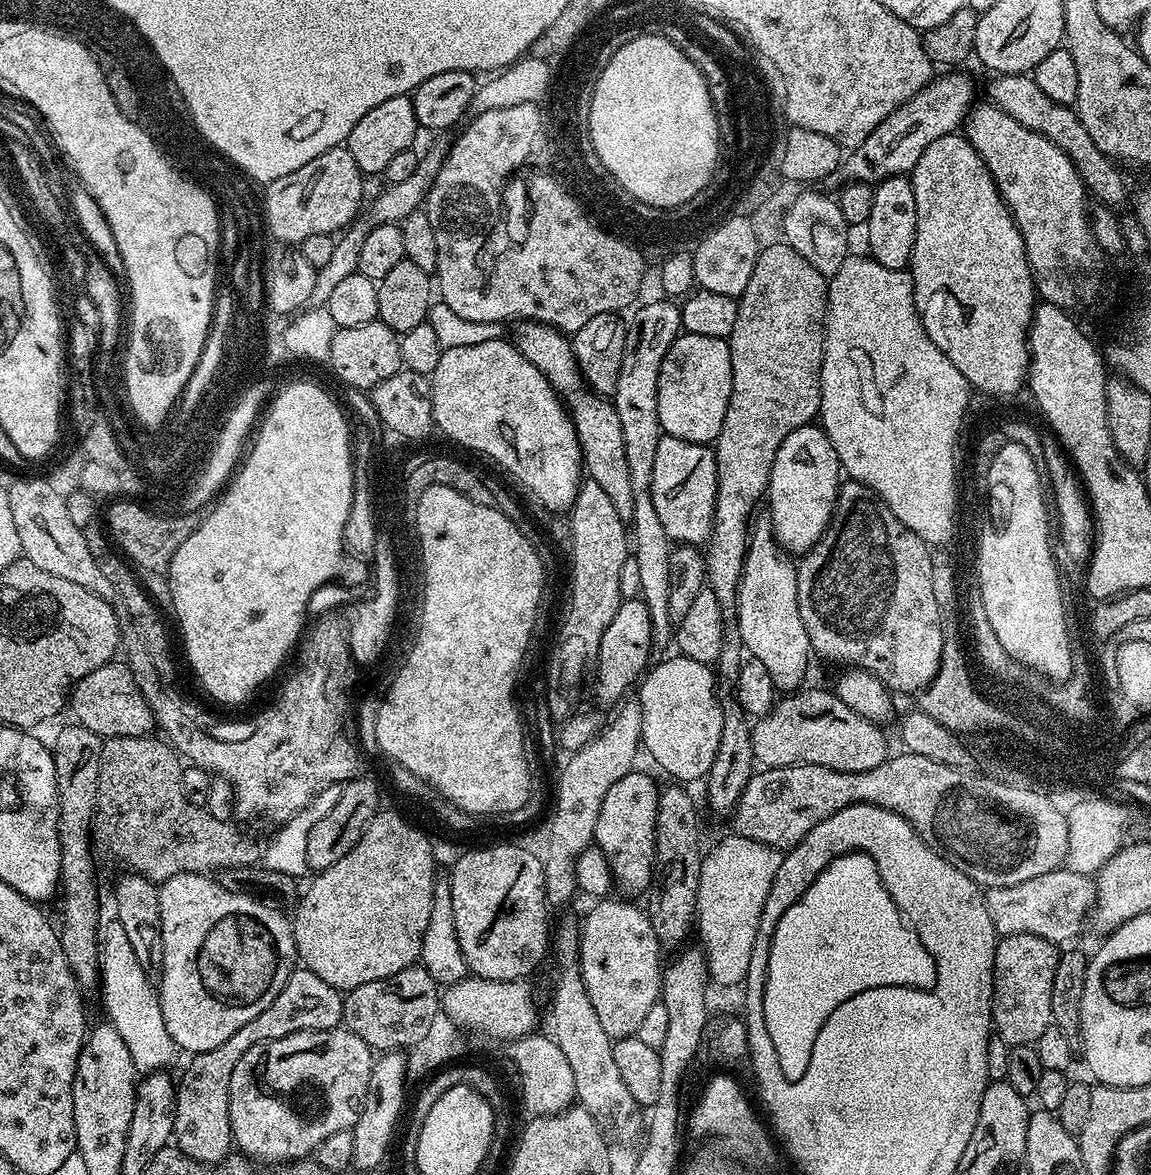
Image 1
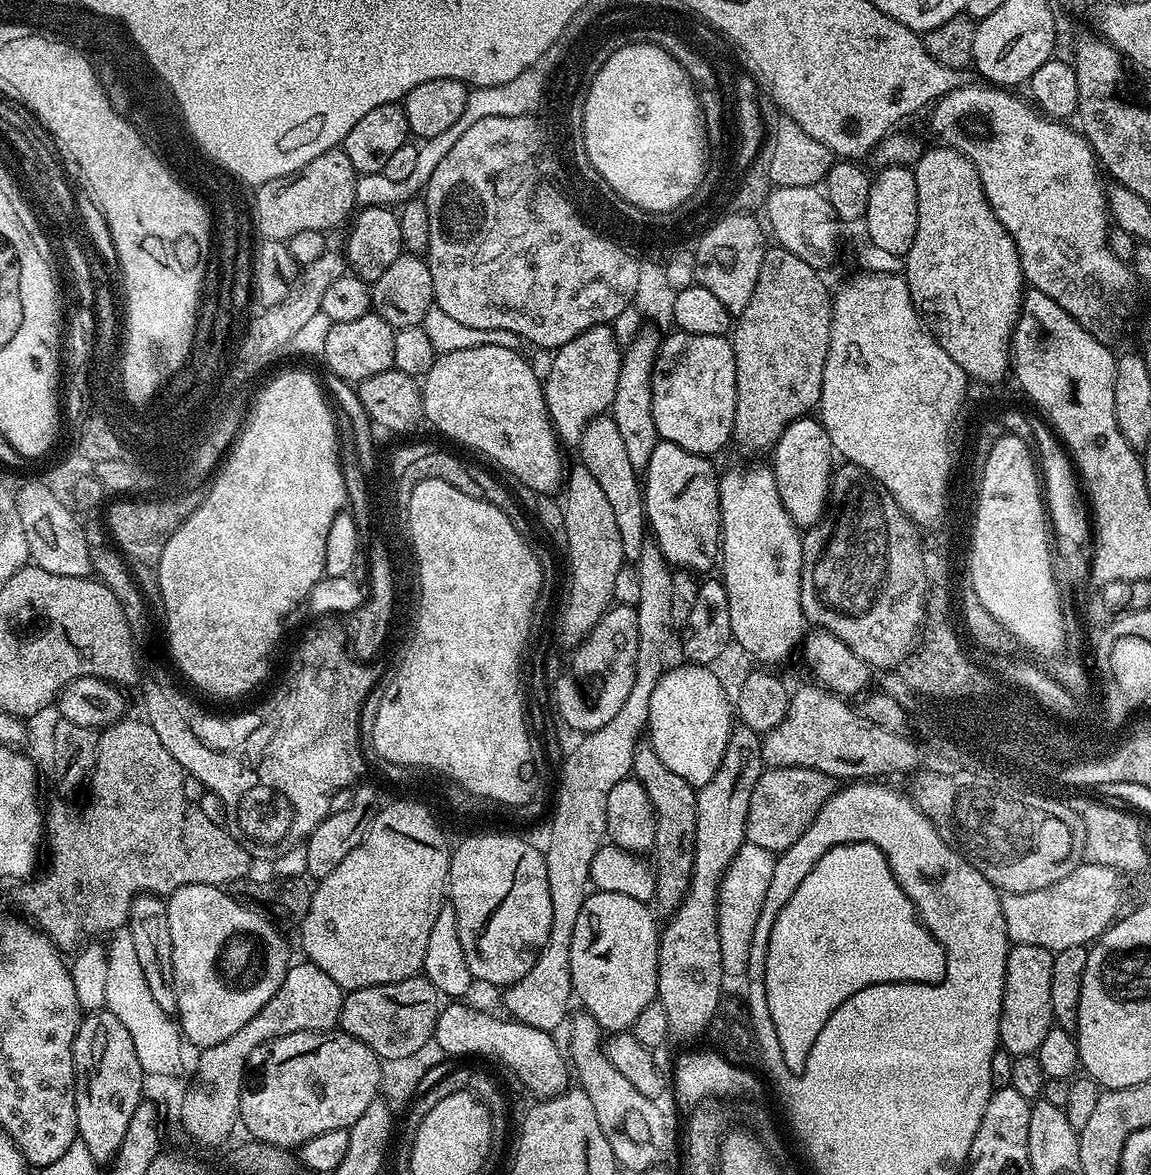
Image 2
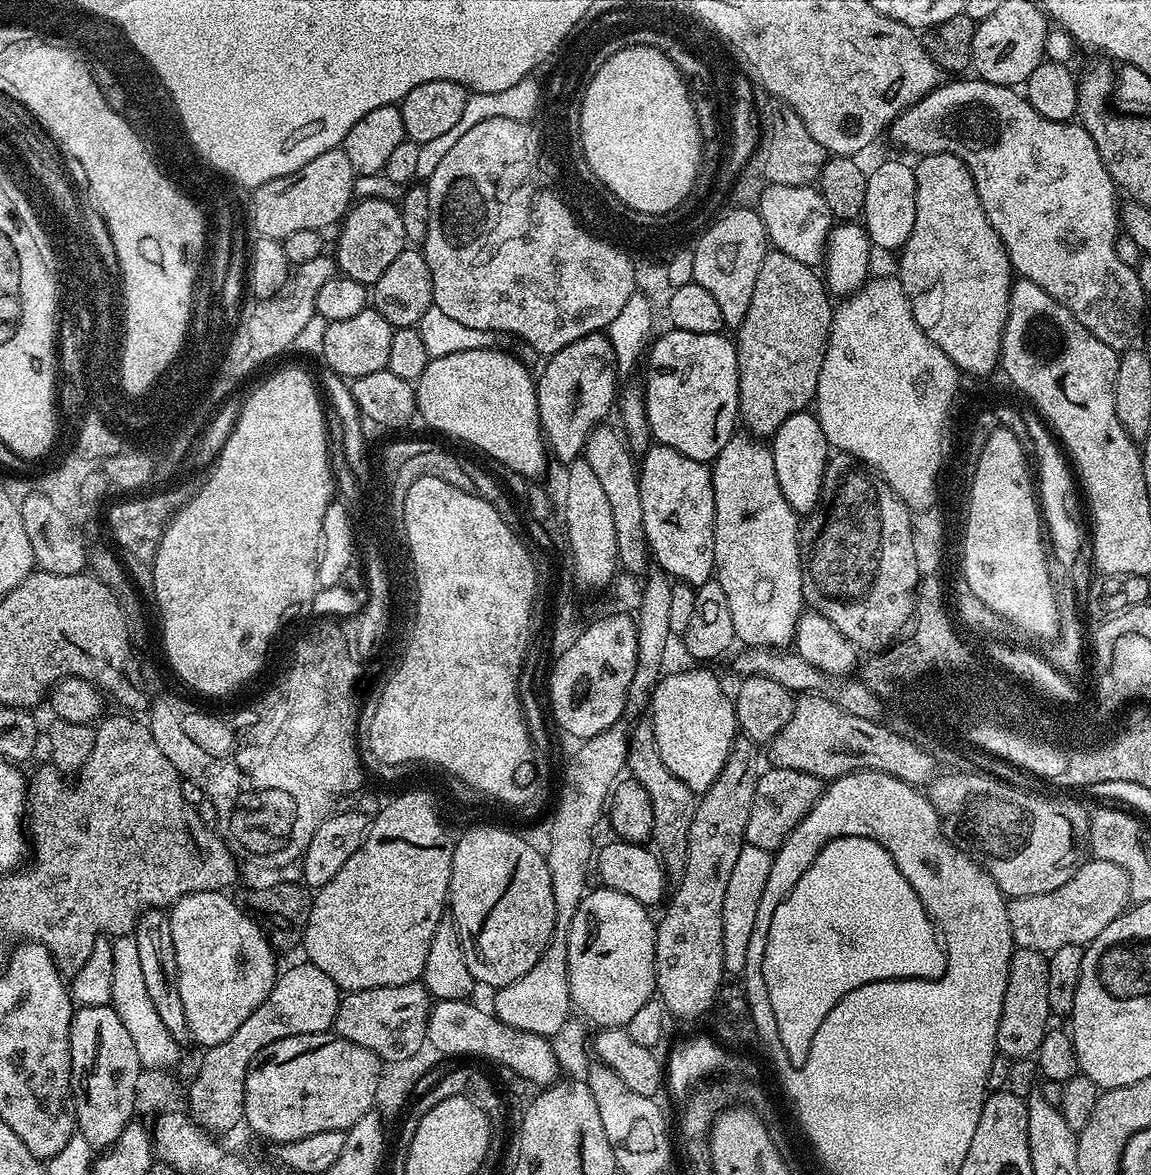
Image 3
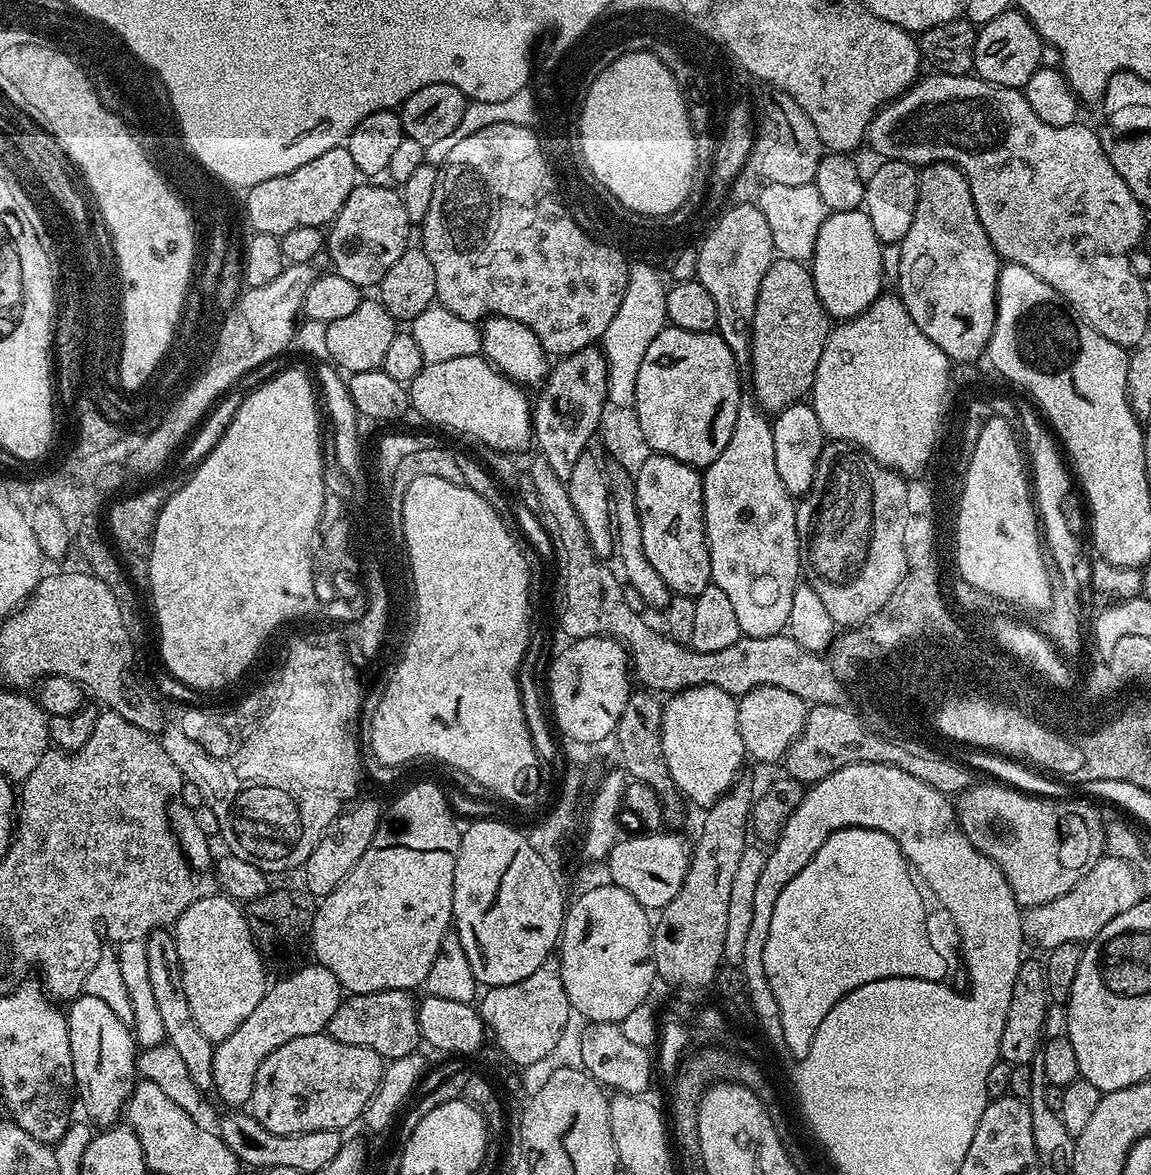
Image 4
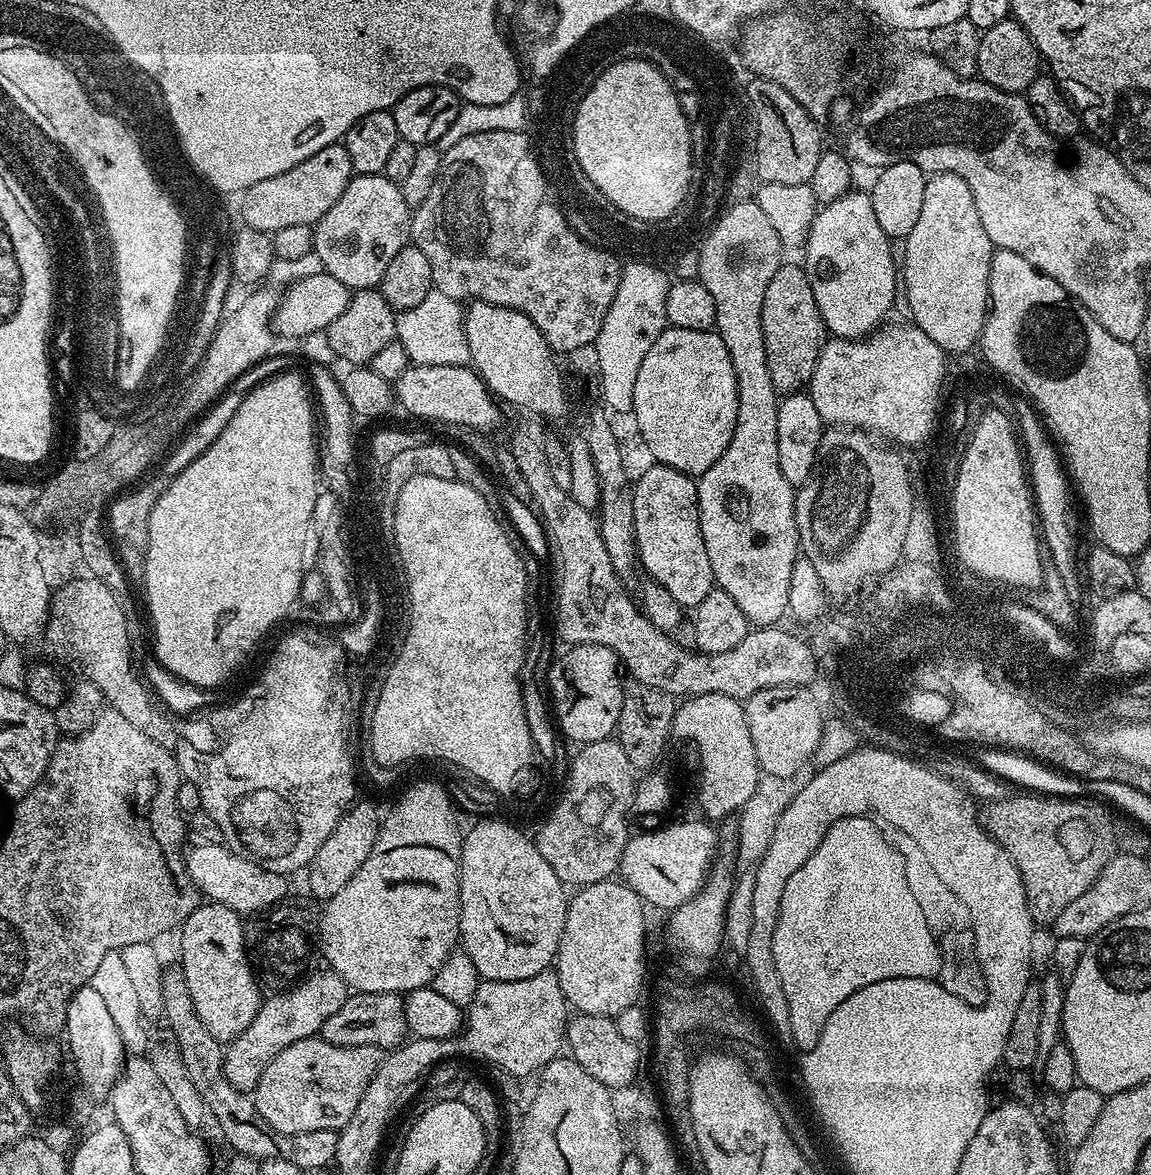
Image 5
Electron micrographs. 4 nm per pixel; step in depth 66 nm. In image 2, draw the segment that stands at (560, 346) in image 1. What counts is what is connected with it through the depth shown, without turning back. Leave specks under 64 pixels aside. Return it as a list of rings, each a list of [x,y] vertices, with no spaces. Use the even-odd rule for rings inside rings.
[[[599,415],[589,421],[579,440],[578,450],[580,450],[579,463],[586,470],[590,470],[590,474],[594,474],[598,487],[606,493],[606,499],[610,501],[625,561],[636,561],[640,547],[646,542],[642,480],[626,458],[626,445],[623,444],[622,437],[618,434],[618,426],[614,426],[611,415]]]

